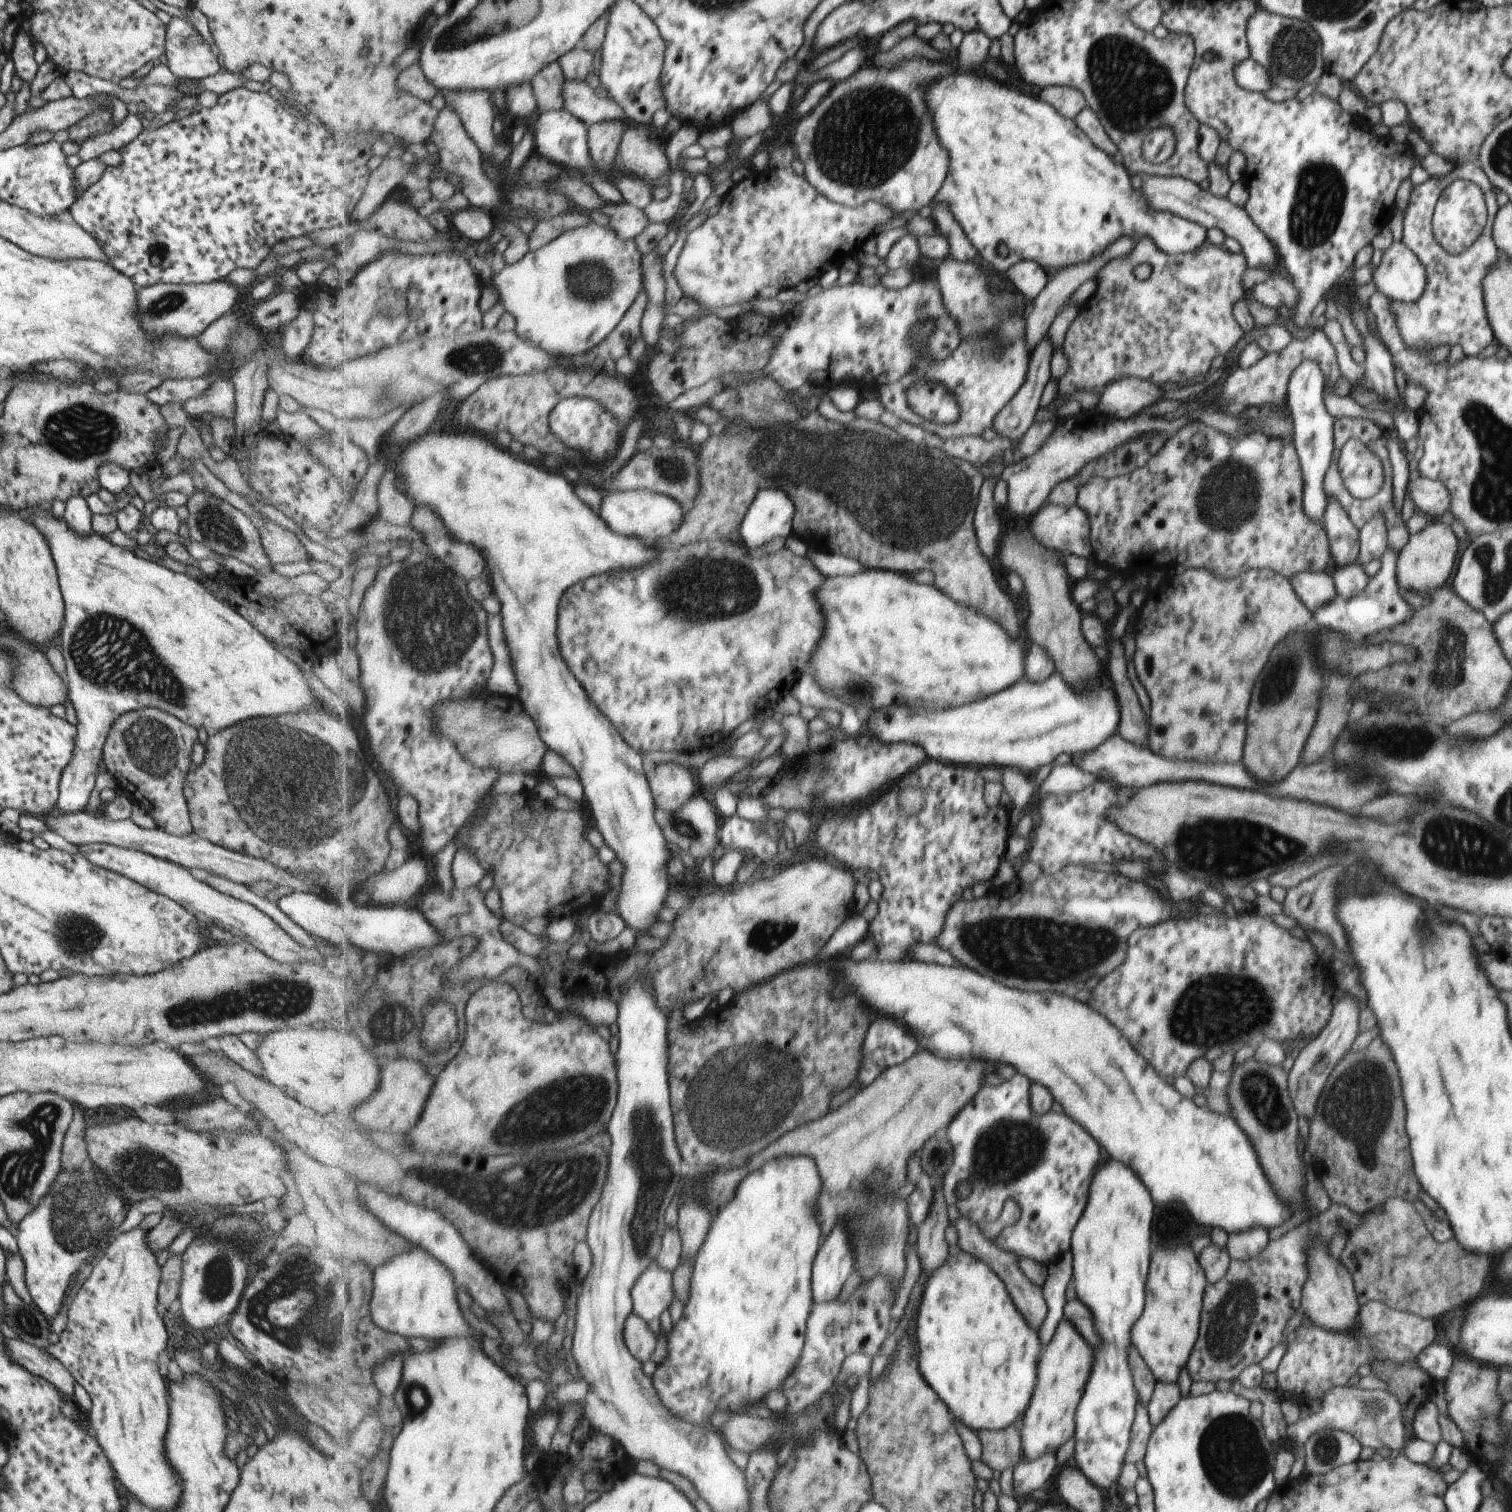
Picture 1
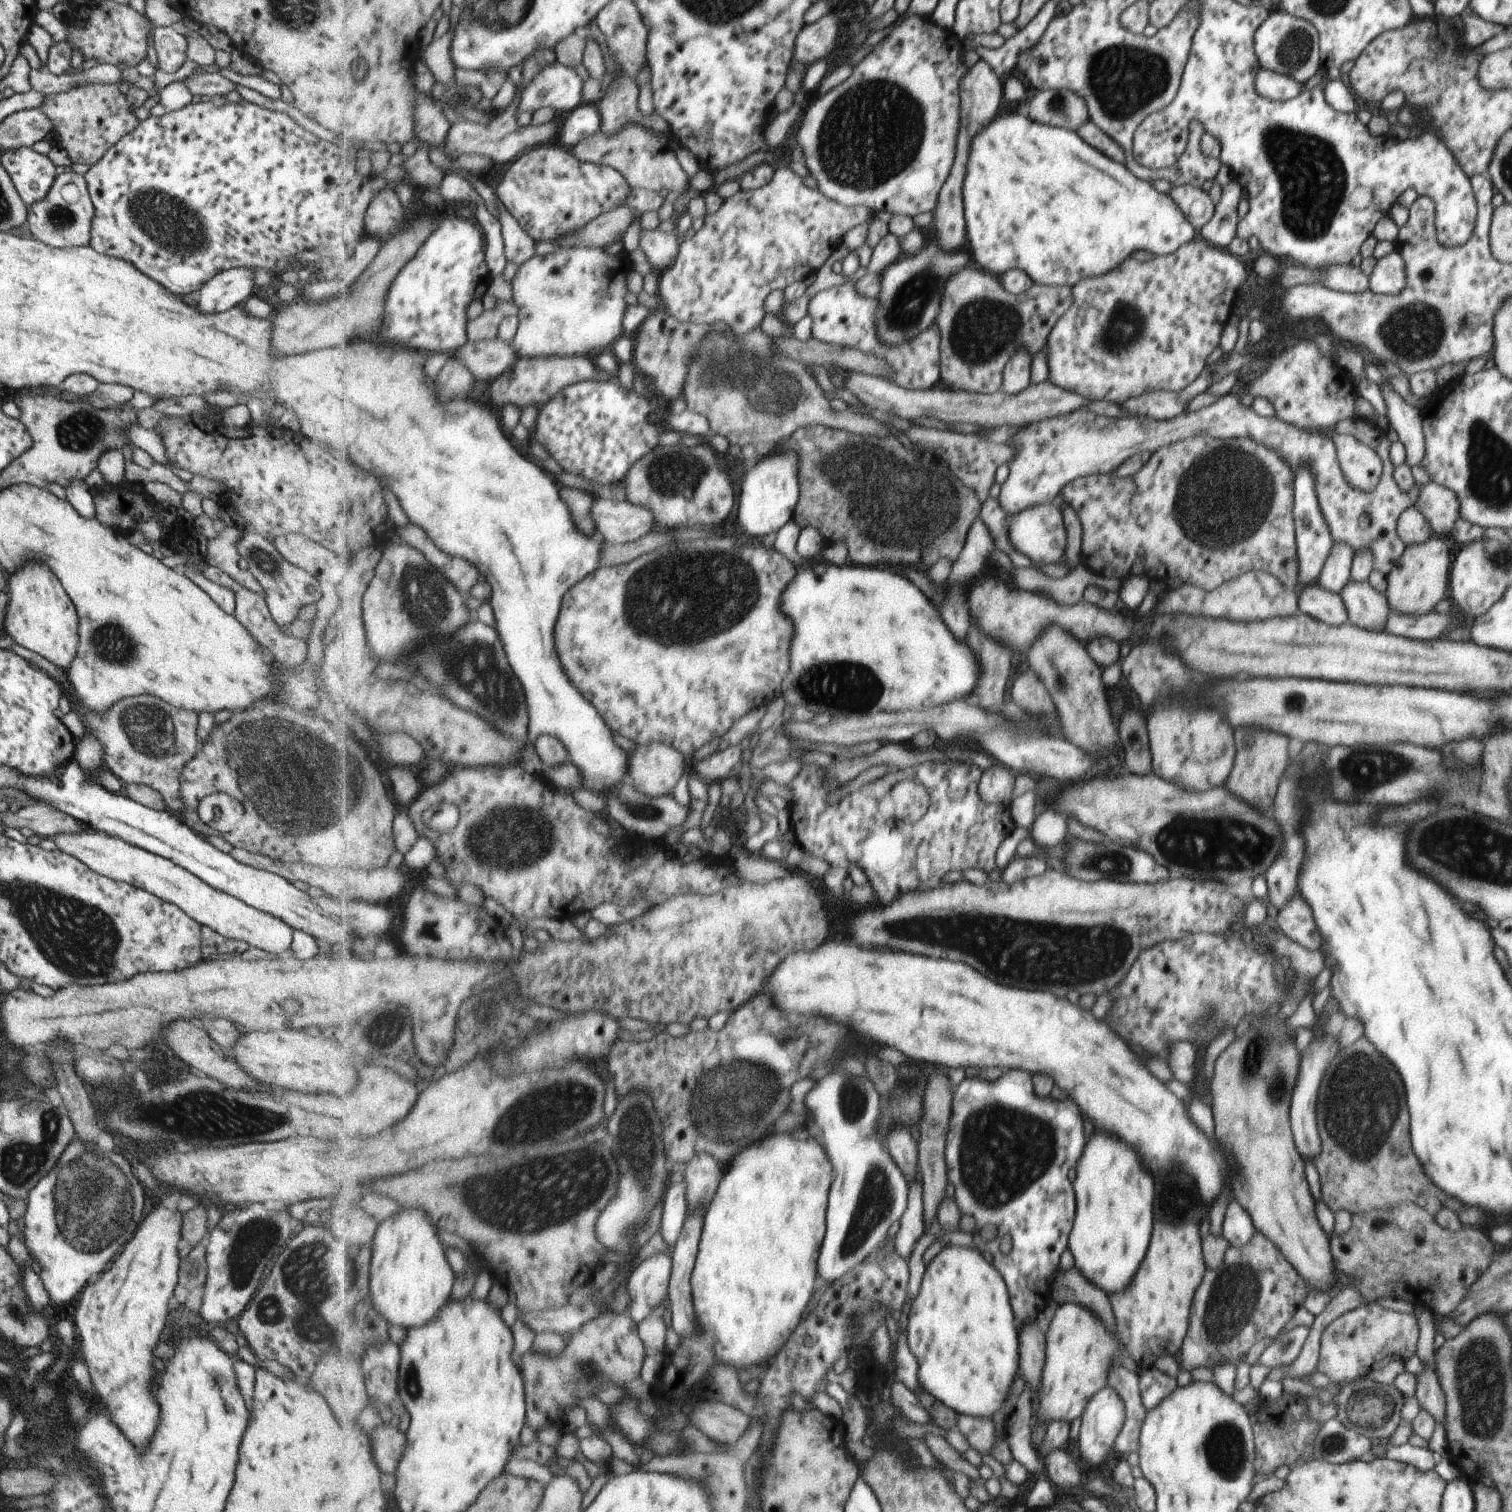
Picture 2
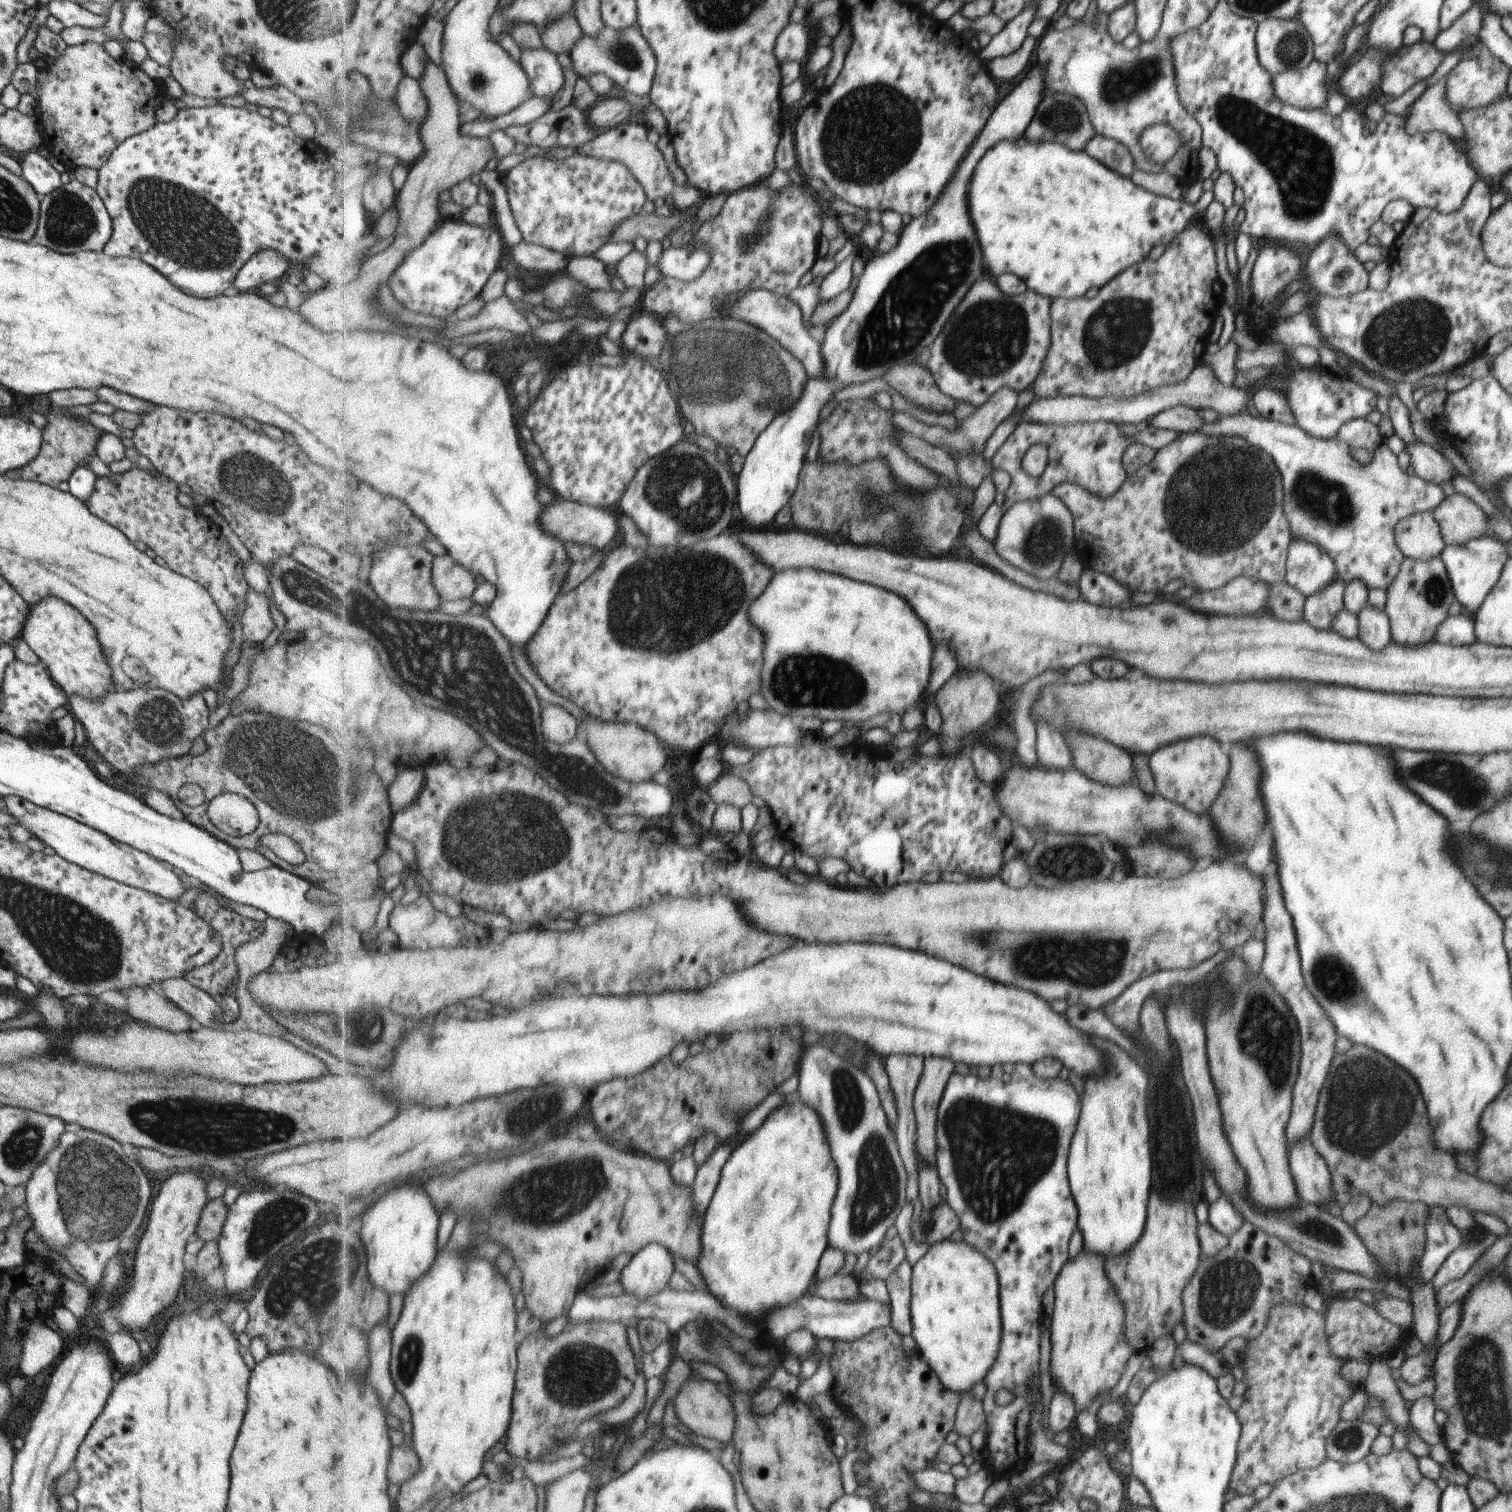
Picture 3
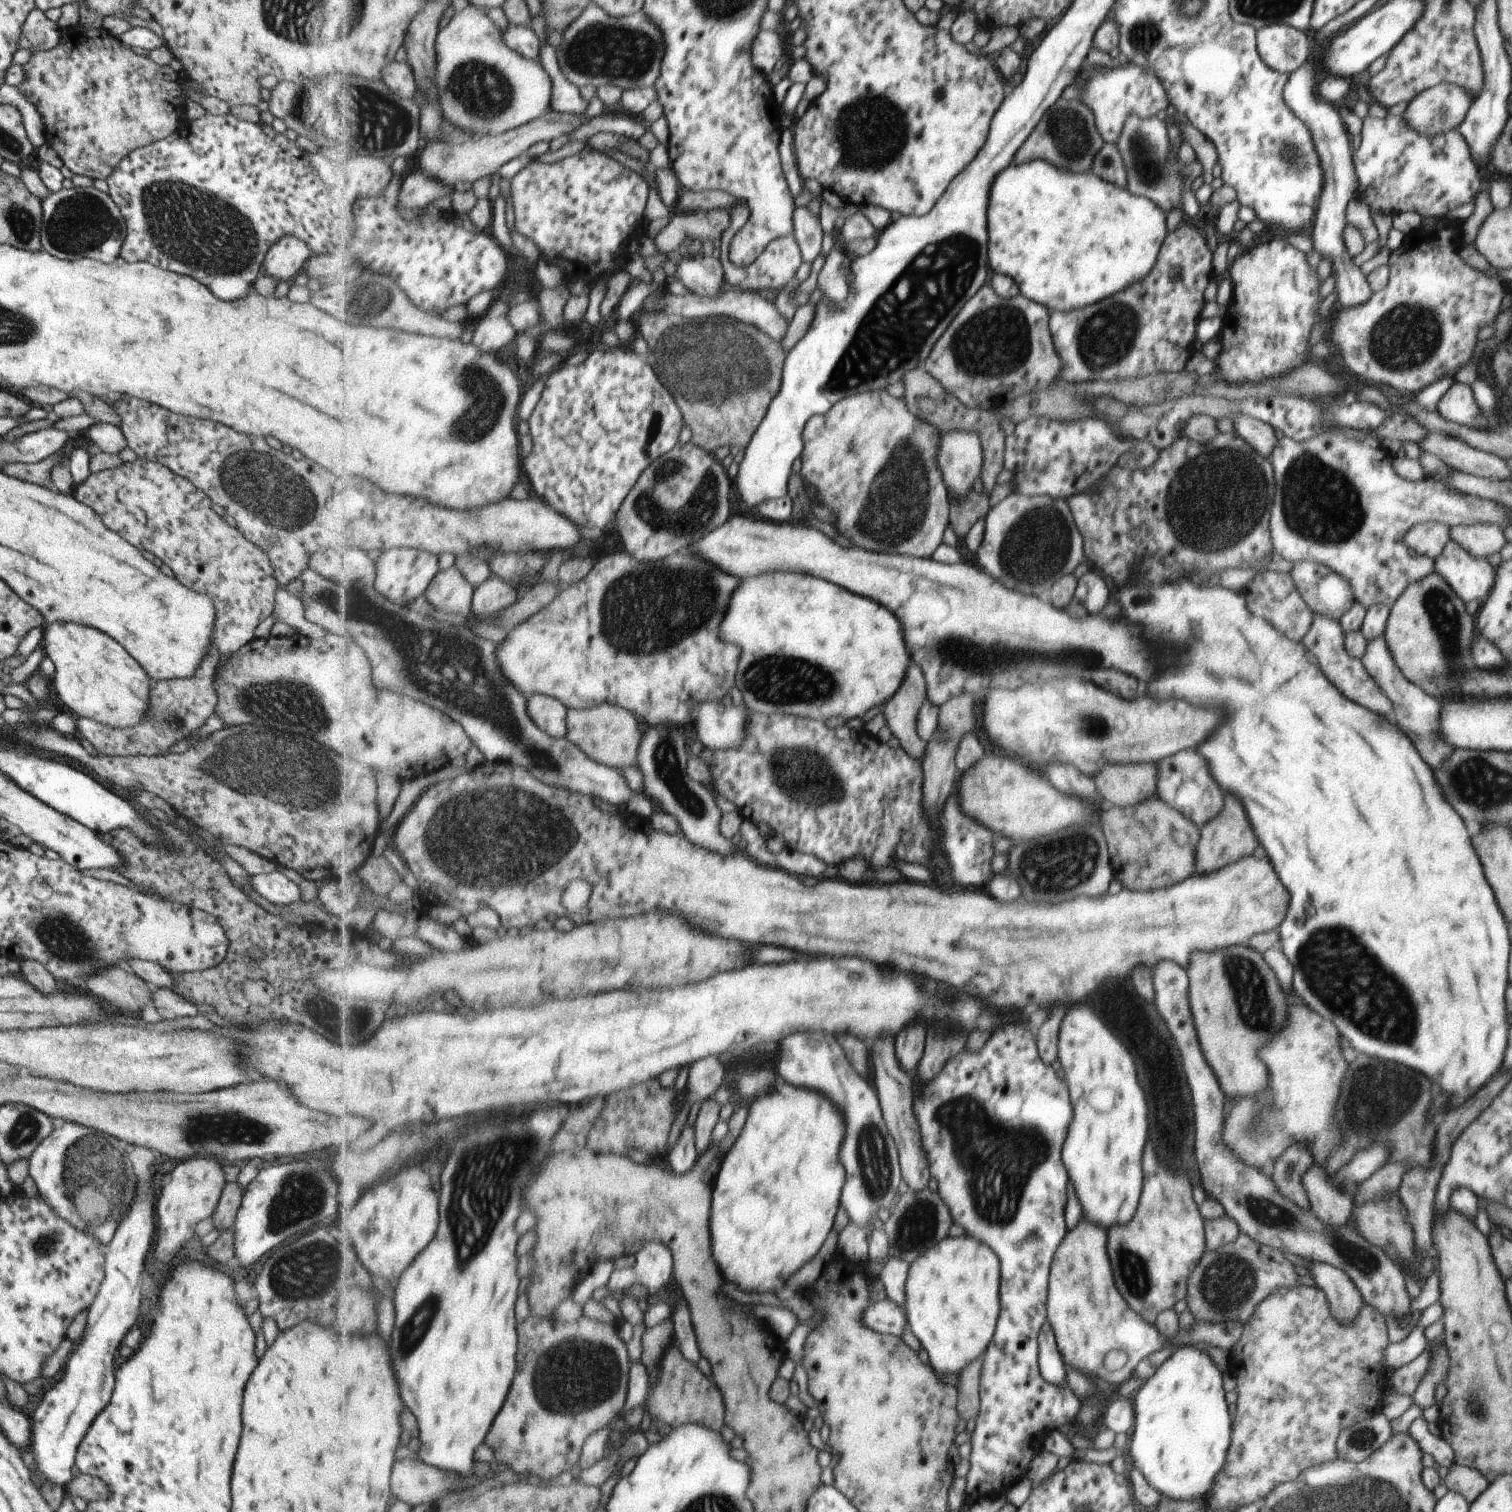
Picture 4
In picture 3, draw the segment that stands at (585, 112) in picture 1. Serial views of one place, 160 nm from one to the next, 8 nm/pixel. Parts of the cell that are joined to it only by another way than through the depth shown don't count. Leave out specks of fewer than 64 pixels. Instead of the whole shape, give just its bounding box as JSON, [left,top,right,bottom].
[523,48,564,97]

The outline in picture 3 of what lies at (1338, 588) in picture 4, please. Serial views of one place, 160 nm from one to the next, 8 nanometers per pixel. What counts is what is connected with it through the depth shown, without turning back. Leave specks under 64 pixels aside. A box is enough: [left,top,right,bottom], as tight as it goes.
[1287,541,1337,597]

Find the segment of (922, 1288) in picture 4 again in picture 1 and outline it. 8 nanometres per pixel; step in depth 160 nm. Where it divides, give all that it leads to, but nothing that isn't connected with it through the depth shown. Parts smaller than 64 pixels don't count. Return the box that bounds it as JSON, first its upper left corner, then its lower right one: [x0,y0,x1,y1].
[917,1250,1044,1432]

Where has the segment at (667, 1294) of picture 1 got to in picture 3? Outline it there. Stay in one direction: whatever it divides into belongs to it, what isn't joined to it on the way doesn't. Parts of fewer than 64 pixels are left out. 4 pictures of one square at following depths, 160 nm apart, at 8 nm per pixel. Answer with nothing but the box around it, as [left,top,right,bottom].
[620,1242,676,1298]

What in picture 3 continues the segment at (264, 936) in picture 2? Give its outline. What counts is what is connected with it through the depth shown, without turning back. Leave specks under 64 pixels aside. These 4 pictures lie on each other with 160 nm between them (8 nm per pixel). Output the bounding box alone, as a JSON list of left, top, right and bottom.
[4,796,184,902]

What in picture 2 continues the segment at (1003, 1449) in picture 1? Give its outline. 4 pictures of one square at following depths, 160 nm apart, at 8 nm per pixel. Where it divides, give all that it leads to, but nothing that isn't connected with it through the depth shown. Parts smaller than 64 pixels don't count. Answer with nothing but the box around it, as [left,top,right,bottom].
[959,1415,996,1454]

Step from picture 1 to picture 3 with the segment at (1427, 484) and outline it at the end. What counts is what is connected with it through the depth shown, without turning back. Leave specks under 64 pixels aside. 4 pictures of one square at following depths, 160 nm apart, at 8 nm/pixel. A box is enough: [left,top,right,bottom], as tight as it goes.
[1433,494,1489,545]

